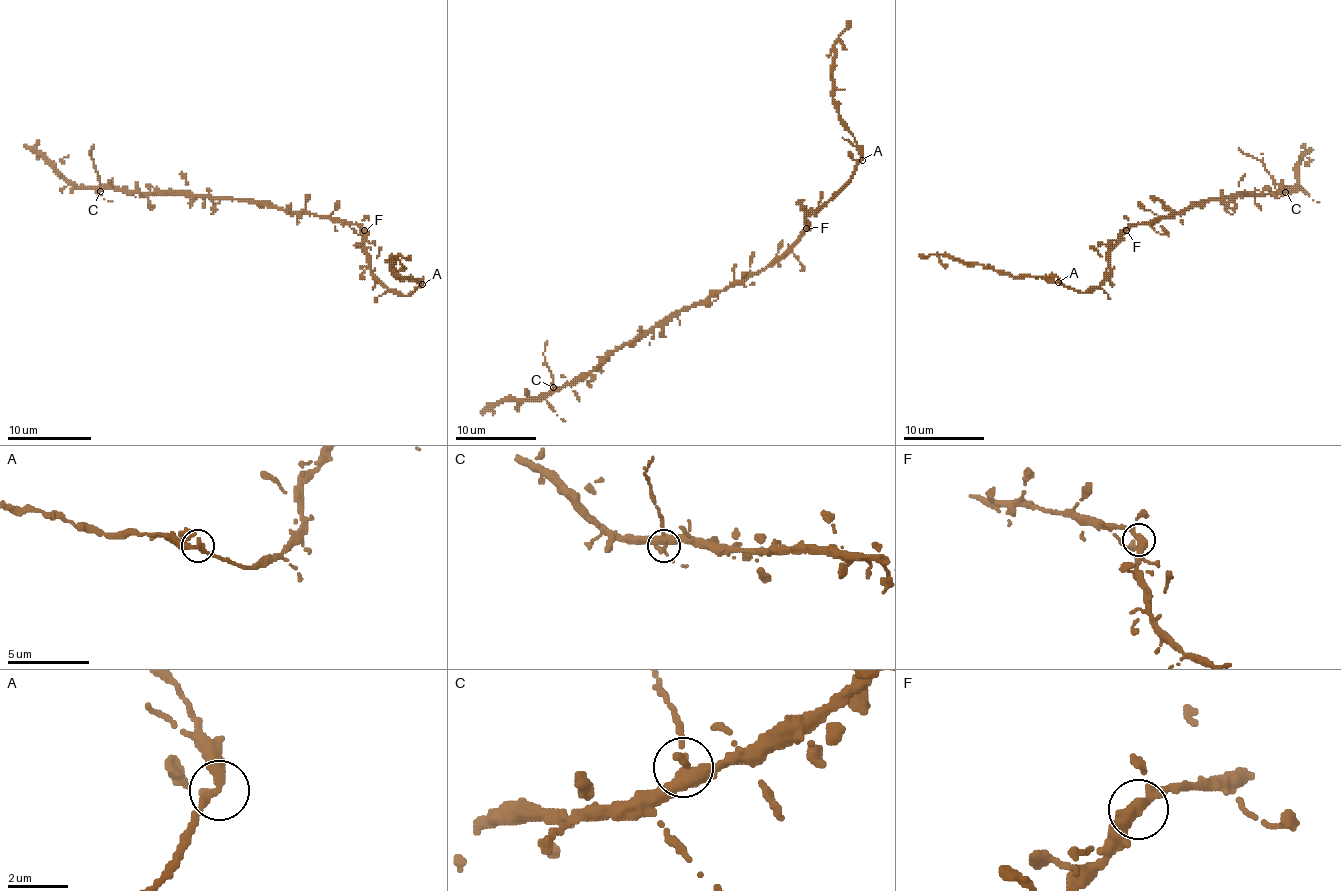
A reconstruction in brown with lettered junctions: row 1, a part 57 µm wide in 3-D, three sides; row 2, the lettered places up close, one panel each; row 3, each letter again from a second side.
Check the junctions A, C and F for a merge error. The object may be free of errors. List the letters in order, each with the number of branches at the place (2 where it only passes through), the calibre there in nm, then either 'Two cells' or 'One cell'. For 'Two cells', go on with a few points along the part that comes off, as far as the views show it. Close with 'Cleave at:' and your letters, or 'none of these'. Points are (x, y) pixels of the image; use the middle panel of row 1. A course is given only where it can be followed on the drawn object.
A: Branches: 3. Thickness 280 nm. One cell
C: Branches: 3. Thickness 240 nm. One cell
F: Branches: 3. Thickness 300 nm. One cell
Cleave at: none of these

